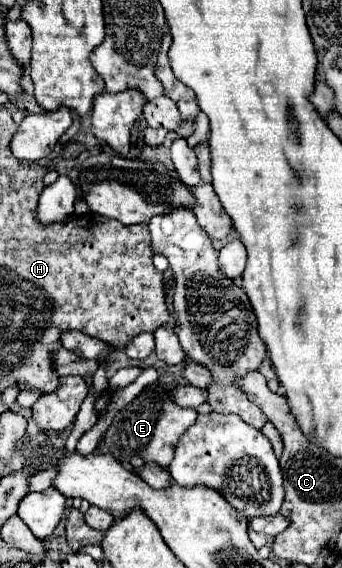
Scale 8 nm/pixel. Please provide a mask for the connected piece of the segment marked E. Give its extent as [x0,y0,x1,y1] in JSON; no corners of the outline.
[98,371,198,467]

